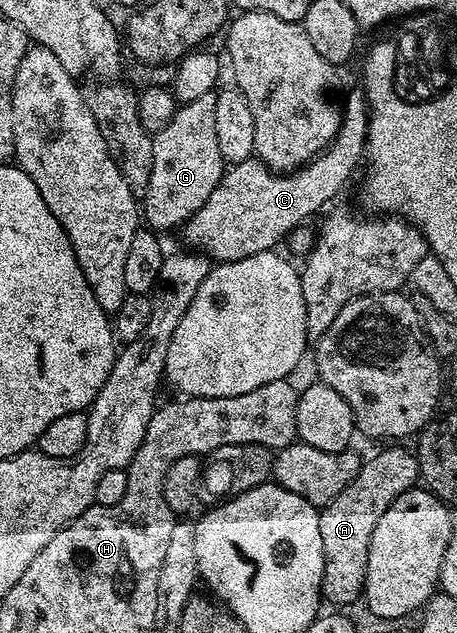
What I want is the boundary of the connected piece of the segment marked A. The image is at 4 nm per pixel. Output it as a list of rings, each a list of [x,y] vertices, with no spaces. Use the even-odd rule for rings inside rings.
[[[384,446],[377,456],[365,459],[360,465],[360,472],[348,483],[346,490],[338,494],[329,504],[323,505],[320,512],[320,529],[322,530],[322,554],[324,555],[324,573],[320,583],[320,591],[323,599],[337,606],[352,604],[361,599],[364,591],[364,579],[366,578],[366,566],[368,565],[368,547],[370,538],[374,534],[374,526],[378,526],[378,518],[386,514],[386,510],[404,492],[417,487],[420,480],[420,461],[411,451],[404,446]]]

